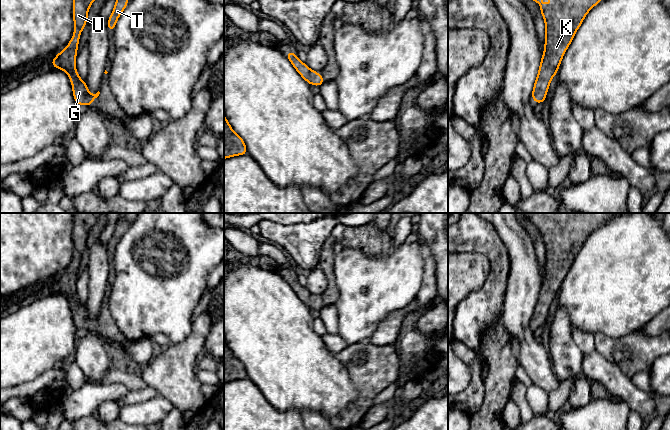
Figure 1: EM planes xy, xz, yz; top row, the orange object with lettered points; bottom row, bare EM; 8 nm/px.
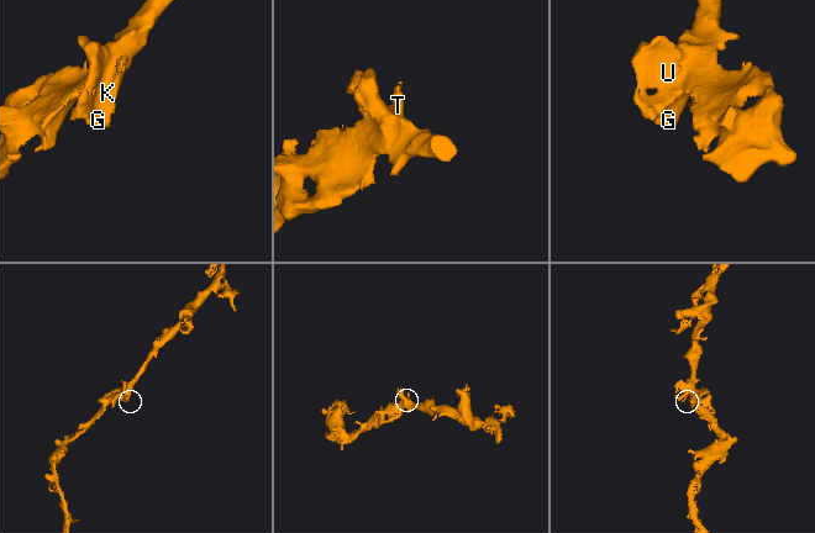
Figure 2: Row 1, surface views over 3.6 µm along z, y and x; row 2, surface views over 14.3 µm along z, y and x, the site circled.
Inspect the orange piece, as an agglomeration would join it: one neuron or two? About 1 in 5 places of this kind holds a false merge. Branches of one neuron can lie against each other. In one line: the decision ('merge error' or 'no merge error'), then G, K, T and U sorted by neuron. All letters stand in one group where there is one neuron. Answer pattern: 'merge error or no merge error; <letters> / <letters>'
no merge error; G K T U

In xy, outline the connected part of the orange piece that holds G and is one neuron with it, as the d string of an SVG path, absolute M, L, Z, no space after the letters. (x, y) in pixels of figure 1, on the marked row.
M73 0L74 33L67 47L59 52L51 61L51 65L57 69L64 70L69 76L72 84L73 96L77 105L93 104L93 100L100 94L90 94L85 81L82 81L76 71L75 58L81 31L85 28L88 10L94 0Z

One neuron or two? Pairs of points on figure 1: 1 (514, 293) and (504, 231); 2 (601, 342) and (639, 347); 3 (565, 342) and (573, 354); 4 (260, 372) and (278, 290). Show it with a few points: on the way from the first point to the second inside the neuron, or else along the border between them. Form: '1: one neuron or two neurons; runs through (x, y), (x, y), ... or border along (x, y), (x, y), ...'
1: one neuron; runs through (518, 278), (518, 246)
2: one neuron; runs through (610, 347), (630, 347)
3: one neuron; runs through (565, 345), (570, 351)
4: one neuron; runs through (271, 352), (271, 310)

